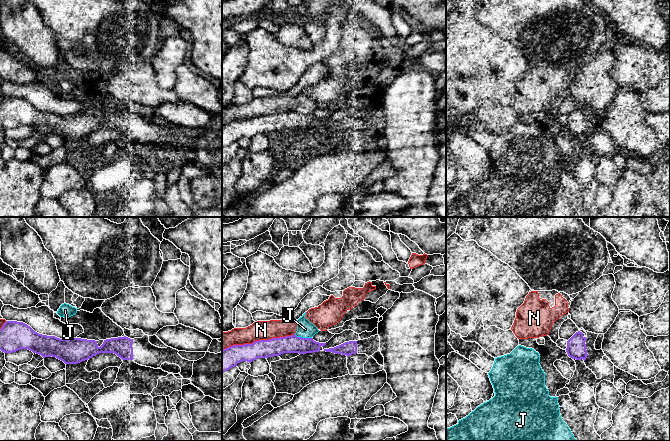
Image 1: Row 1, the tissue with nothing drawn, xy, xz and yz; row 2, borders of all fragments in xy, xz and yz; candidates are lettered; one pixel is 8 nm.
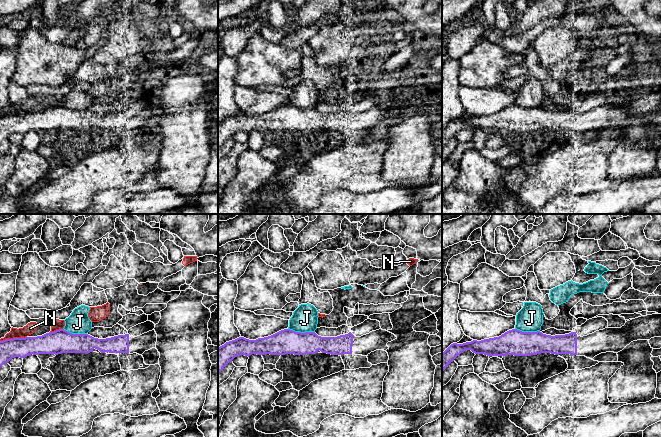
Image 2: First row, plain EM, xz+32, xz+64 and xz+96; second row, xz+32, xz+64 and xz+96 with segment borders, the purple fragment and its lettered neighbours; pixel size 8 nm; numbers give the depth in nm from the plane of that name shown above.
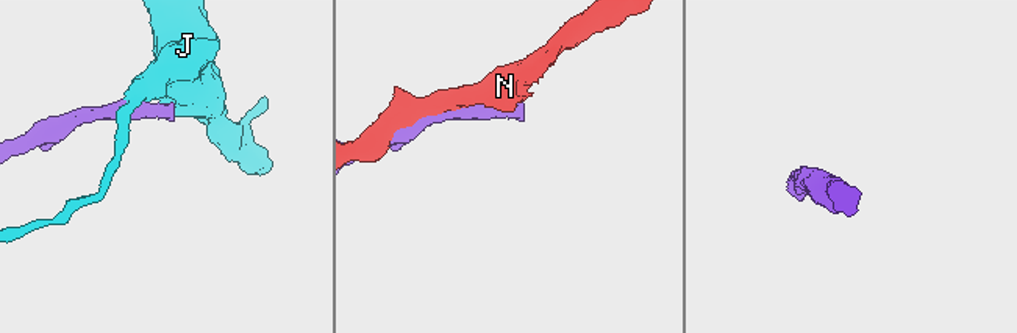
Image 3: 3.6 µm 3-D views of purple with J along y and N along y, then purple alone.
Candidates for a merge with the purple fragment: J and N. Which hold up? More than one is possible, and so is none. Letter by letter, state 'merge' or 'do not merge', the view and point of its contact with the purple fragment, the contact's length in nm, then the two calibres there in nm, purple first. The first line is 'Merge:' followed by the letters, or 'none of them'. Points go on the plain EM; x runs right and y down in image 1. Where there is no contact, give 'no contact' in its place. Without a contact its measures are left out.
Merge: none of them
J: do not merge | xz (303, 114) | 150 nm | 140/140 nm
N: do not merge | xz (259, 116) | 600 nm | 150/160 nm

